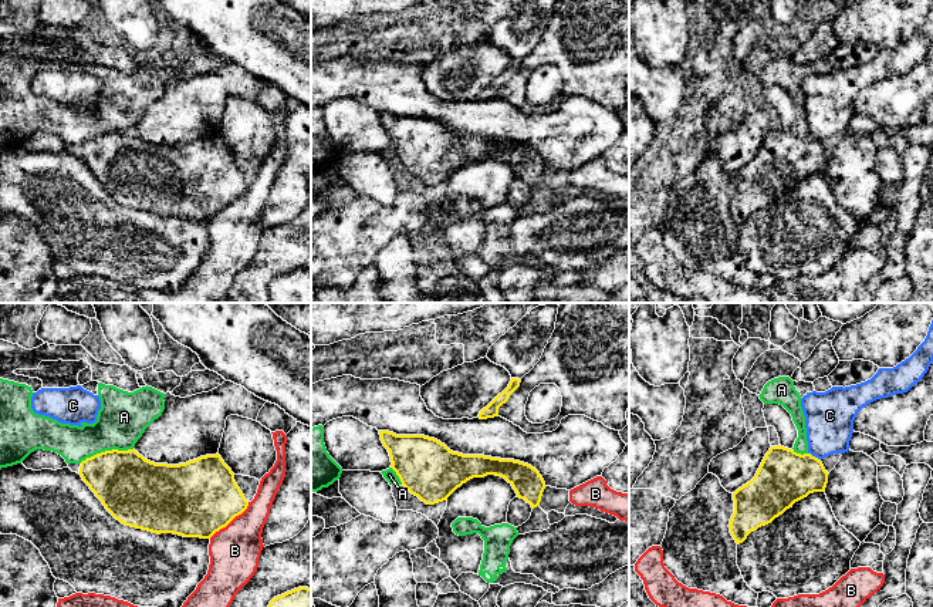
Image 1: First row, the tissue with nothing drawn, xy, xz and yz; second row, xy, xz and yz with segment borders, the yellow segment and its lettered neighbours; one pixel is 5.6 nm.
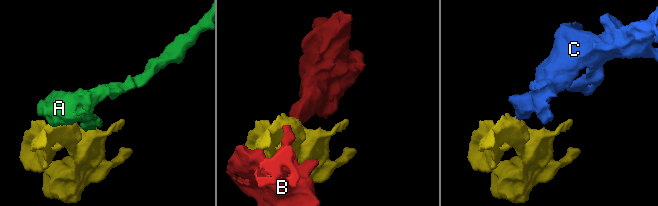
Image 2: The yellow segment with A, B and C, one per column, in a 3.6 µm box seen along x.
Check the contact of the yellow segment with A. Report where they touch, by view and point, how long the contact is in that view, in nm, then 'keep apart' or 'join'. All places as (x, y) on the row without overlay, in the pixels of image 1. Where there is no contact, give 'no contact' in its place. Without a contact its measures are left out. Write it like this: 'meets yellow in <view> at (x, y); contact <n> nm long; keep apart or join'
meets yellow in xy at (105, 132); contact 320 nm long; keep apart

